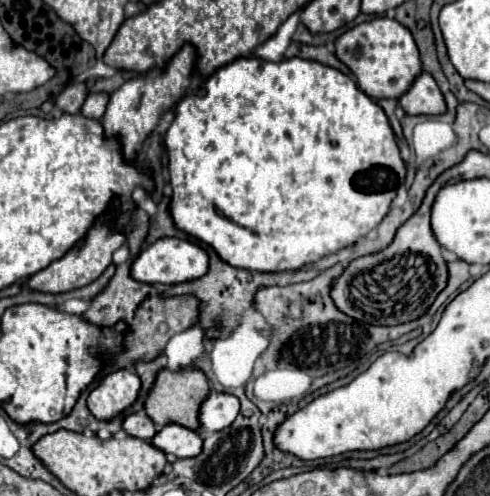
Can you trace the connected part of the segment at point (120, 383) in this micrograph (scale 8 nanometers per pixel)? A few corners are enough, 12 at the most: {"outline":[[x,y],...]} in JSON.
{"outline":[[110,373],[88,395],[98,421],[136,403],[140,377]]}

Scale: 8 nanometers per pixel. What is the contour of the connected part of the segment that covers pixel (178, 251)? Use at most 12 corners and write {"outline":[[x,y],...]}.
{"outline":[[162,237],[142,249],[132,277],[176,285],[206,273],[208,253]]}

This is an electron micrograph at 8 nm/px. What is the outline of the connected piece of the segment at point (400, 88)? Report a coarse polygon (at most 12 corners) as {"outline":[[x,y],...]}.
{"outline":[[388,17],[336,39],[336,57],[374,101],[422,73],[410,29]]}

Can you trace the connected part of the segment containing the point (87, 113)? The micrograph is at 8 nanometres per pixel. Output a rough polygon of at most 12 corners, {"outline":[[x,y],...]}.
{"outline":[[106,93],[88,95],[80,113],[100,119],[106,111]]}

